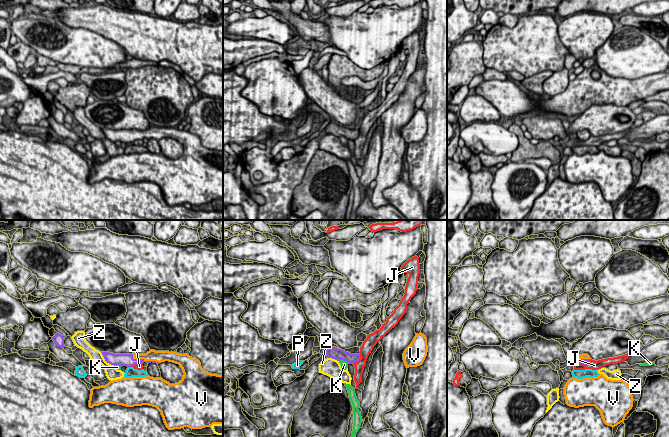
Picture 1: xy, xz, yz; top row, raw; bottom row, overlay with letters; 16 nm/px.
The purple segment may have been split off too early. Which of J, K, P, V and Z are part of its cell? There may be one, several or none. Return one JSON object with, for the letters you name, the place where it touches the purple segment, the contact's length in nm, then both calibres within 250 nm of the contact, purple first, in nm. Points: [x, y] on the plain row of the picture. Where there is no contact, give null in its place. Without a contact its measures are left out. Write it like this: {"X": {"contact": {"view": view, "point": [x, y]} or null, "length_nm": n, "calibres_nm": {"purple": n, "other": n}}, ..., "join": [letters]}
{"V": {"contact": {"view": "xy", "point": [143, 136]}, "length_nm": 460, "calibres_nm": {"purple": 170, "other": 190}}, "join": ["V"]}

